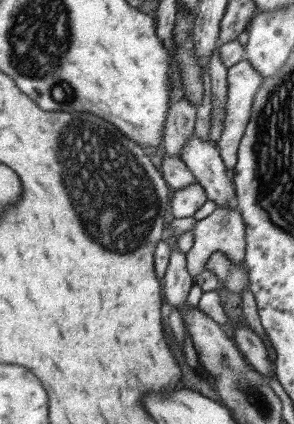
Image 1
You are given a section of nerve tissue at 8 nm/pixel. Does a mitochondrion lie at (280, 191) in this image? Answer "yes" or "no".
yes

